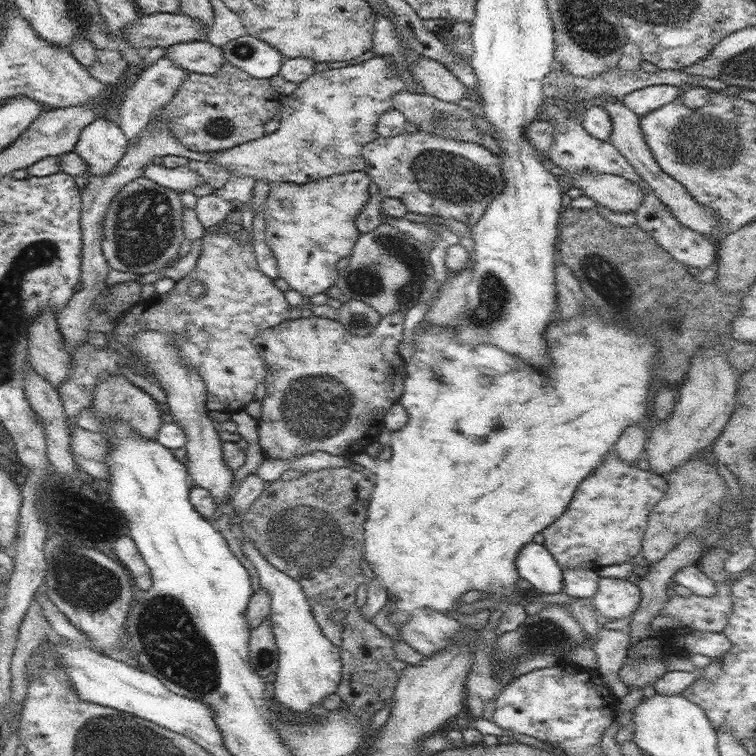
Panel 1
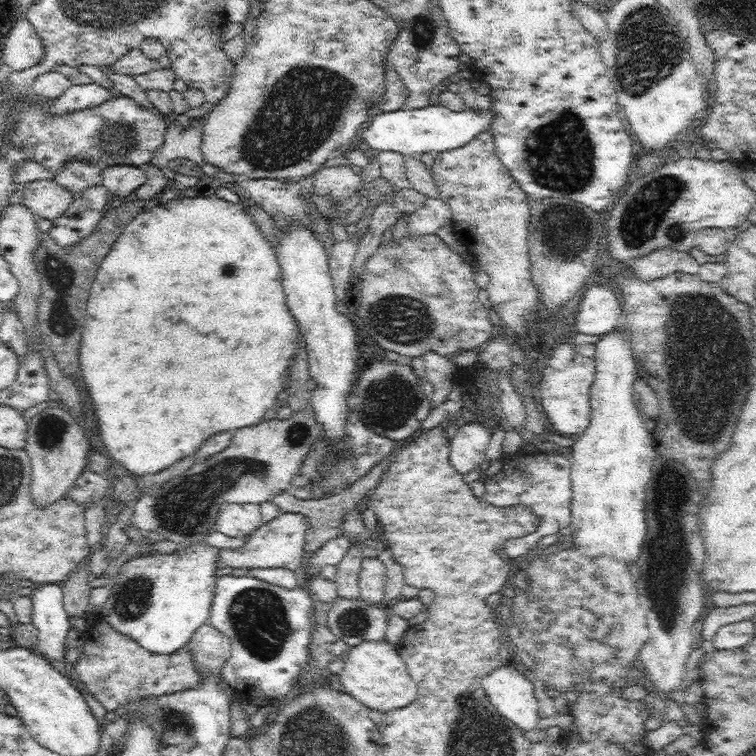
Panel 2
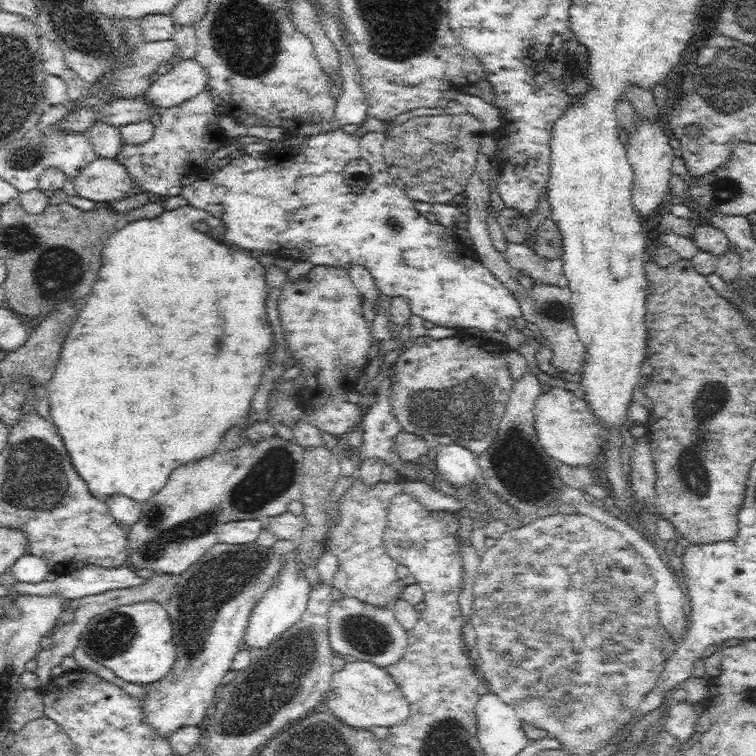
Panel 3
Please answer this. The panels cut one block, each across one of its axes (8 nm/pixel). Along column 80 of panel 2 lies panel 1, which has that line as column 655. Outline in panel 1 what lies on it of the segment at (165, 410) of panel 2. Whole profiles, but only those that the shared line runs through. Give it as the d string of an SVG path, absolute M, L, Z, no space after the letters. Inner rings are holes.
M590 308L588 310L588 316L586 316L586 312L582 312L582 314L578 314L578 316L574 316L574 320L554 320L554 322L550 322L550 326L548 326L548 330L546 330L546 348L548 348L548 354L550 354L550 358L552 358L552 366L548 368L548 374L544 376L544 374L540 374L538 370L534 370L534 366L530 366L530 364L526 364L526 362L522 362L518 356L514 356L514 354L508 354L508 352L504 352L504 350L500 350L498 346L492 346L492 344L476 344L476 346L470 346L468 348L468 344L465 344L464 341L457 339L457 330L453 324L448 324L446 326L427 326L416 328L412 334L412 356L410 356L410 360L407 361L405 365L405 379L403 384L403 393L399 398L398 402L405 408L405 411L408 415L408 422L404 428L392 431L390 433L390 447L392 450L392 456L388 461L380 463L378 468L376 469L377 481L375 482L373 493L371 494L371 498L369 500L369 505L367 509L367 519L364 523L364 559L367 561L370 569L374 571L374 576L380 582L382 582L382 586L386 586L386 592L388 592L388 599L390 598L395 606L394 610L391 613L390 622L394 624L394 626L400 630L406 622L408 622L408 618L412 614L413 610L417 608L425 608L425 609L434 609L438 612L442 612L442 610L455 610L454 606L457 603L462 602L461 598L464 594L469 591L482 591L487 594L490 594L485 600L490 600L492 602L497 602L503 607L505 602L508 602L508 597L515 591L519 590L519 579L520 576L516 570L516 558L520 550L523 548L525 544L532 542L534 540L534 535L538 532L542 532L545 528L548 528L553 522L556 522L564 512L566 512L567 506L570 504L572 497L575 496L576 489L579 488L582 481L587 476L590 476L602 463L606 456L609 456L608 452L611 452L610 448L618 442L618 438L624 430L627 429L627 426L631 424L639 424L640 420L644 418L646 414L646 396L648 396L648 386L650 386L650 380L652 380L652 370L655 370L654 366L657 366L657 362L660 361L660 350L657 347L657 342L654 337L650 335L644 336L644 333L638 334L636 330L628 330L628 328L622 328L622 326L616 326L612 320L606 320L606 318L602 318L600 314L598 314L598 310L594 310L594 308Z

